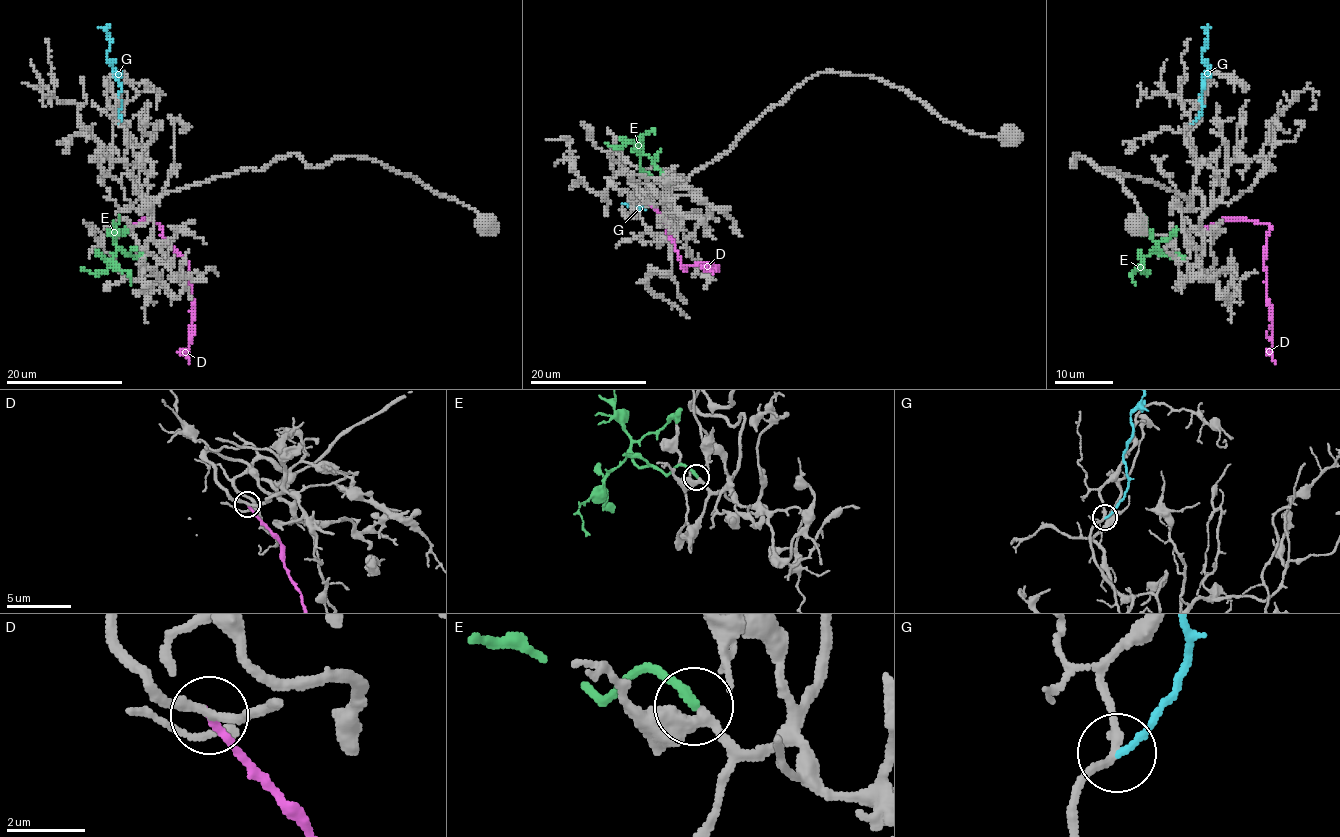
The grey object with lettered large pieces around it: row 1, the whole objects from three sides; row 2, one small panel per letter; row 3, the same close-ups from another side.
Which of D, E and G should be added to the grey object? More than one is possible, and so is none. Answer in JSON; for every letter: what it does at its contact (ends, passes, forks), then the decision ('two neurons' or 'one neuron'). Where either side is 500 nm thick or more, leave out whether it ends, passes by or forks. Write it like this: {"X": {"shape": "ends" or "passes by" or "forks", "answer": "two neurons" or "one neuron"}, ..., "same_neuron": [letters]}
{"D": {"shape": "ends", "answer": "two neurons"}, "E": {"shape": "ends", "answer": "one neuron"}, "G": {"shape": "ends", "answer": "two neurons"}, "same_neuron": ["E"]}

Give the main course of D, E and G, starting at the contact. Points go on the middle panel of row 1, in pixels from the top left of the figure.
D: (650, 204), (665, 222), (680, 266), (683, 269), (716, 264), (716, 269), (710, 270), (712, 273)
E: (668, 183), (634, 142), (614, 146), (605, 142)
G: (643, 190), (643, 200), (646, 200), (643, 199), (637, 207), (631, 200), (633, 206), (621, 204)

